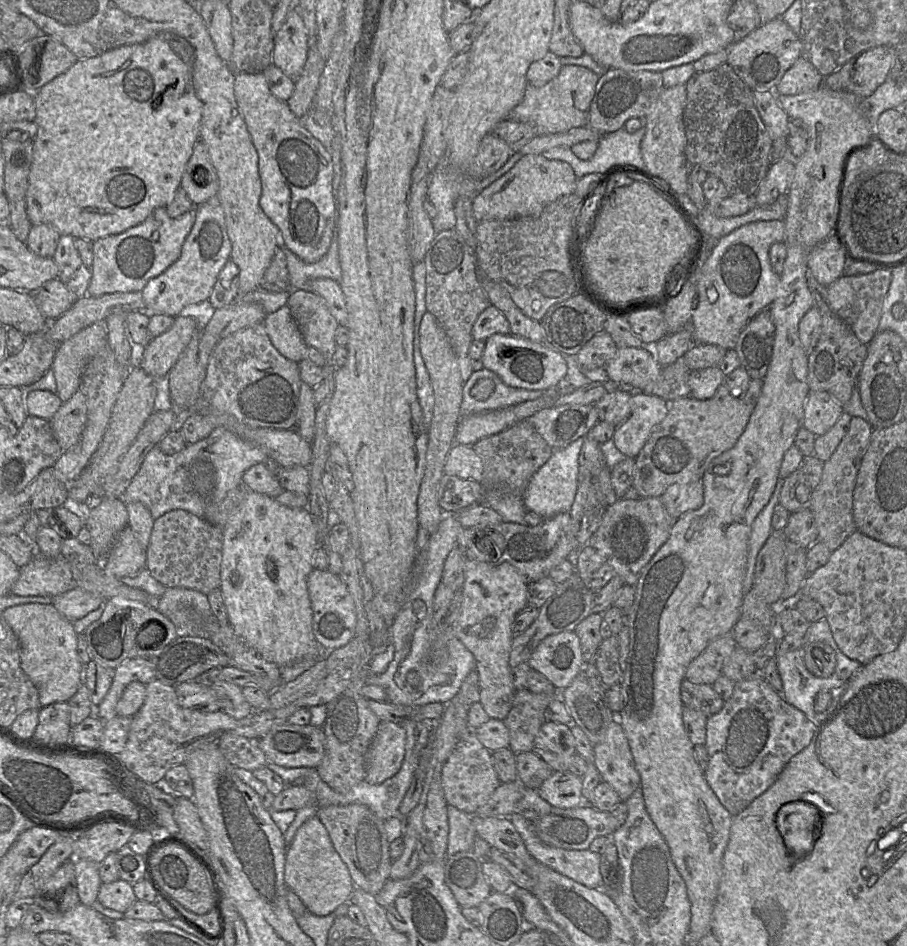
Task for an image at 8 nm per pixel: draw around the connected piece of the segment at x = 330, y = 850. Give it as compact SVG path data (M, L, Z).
M318 816L305 821L286 851L285 881L302 900L307 910L316 916L327 916L338 906L350 902L354 884L349 870L330 839Z

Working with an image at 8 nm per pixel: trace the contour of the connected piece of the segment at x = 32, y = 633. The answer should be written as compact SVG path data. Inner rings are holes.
M27 603L2 612L20 642L21 667L37 688L41 707L68 702L82 684L82 668L77 653L77 633L53 604Z

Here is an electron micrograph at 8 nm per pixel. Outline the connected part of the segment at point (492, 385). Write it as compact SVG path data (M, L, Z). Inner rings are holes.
M484 367L473 371L464 382L460 413L466 416L496 410L536 399L542 394L541 390L509 386L496 373Z

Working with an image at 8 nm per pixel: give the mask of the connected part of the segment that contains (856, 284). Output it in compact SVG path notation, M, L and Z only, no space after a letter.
M875 269L875 271L862 276L842 275L826 287L829 309L842 319L865 345L868 345L878 332L883 302L891 279L891 269Z

